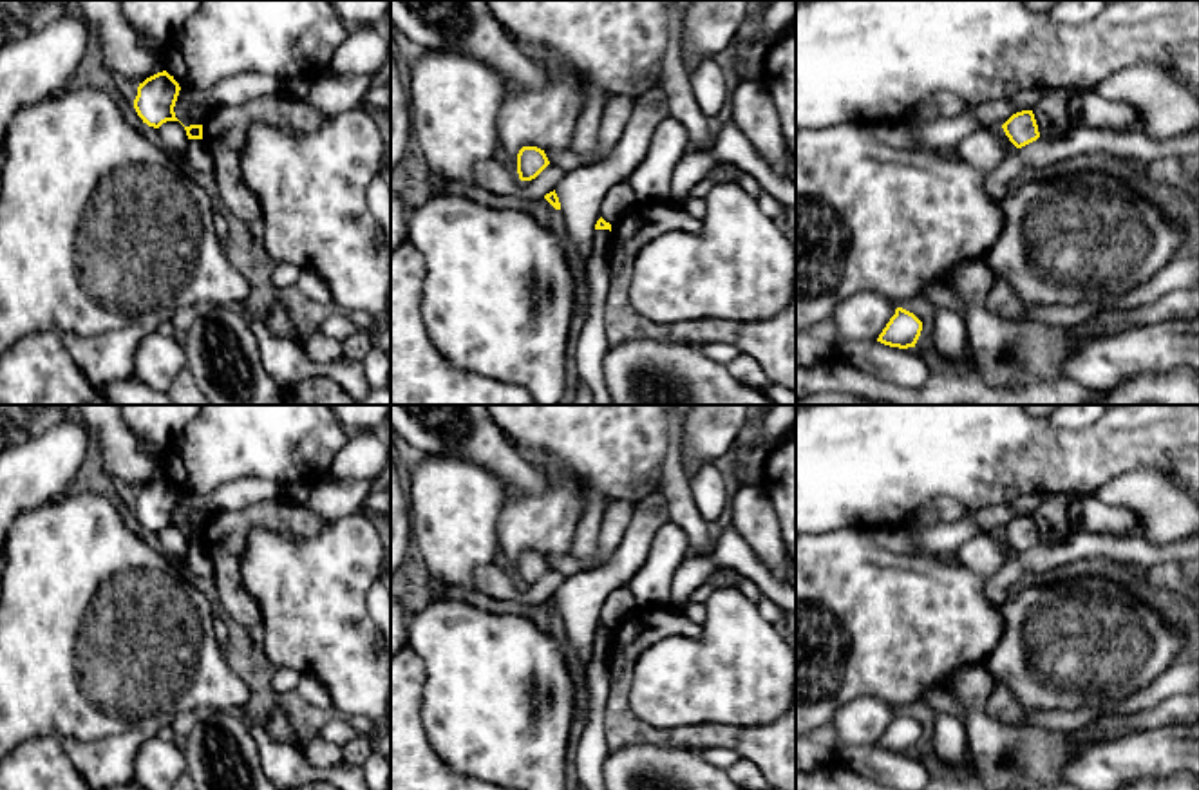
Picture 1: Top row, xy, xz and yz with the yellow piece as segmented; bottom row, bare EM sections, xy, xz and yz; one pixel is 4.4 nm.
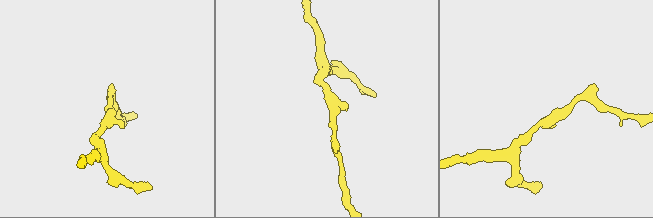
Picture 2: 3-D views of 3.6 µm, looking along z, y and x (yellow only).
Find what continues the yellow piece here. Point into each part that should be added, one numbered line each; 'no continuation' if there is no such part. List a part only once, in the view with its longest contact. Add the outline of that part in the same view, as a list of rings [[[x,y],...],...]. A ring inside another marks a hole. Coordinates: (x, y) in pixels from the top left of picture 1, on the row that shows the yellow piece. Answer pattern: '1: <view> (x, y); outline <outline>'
no continuation

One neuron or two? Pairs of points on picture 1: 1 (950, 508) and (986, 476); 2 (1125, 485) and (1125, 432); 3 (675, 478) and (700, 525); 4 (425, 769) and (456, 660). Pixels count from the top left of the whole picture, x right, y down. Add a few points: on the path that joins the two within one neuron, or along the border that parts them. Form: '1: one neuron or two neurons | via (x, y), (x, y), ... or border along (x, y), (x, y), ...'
1: two neurons | border along (968, 507), (950, 498), (932, 498), (917, 510)
2: two neurons | border along (1167, 474), (1156, 469), (1127, 469), (1093, 492)
3: one neuron | via (677, 489), (682, 507), (689, 514)
4: two neurons | border along (420, 705), (420, 720), (429, 745), (454, 771)

